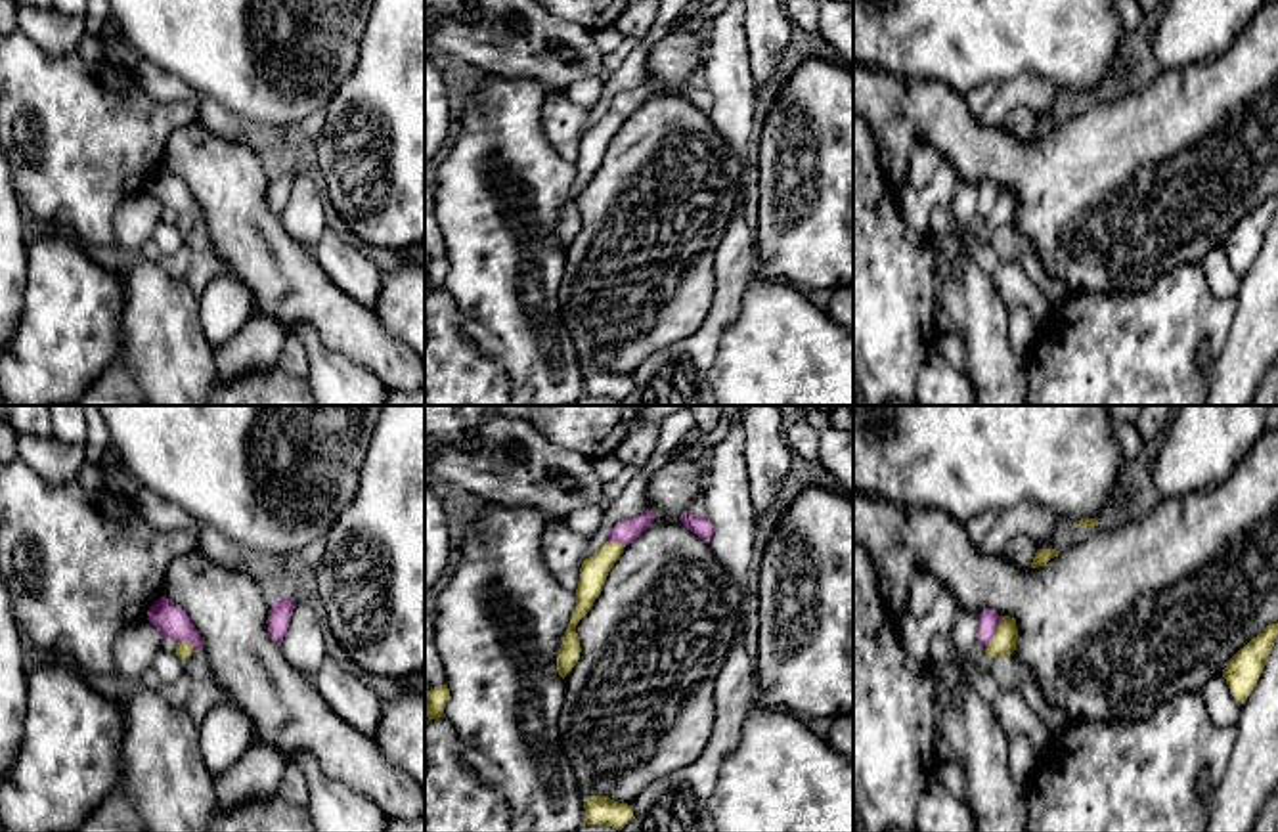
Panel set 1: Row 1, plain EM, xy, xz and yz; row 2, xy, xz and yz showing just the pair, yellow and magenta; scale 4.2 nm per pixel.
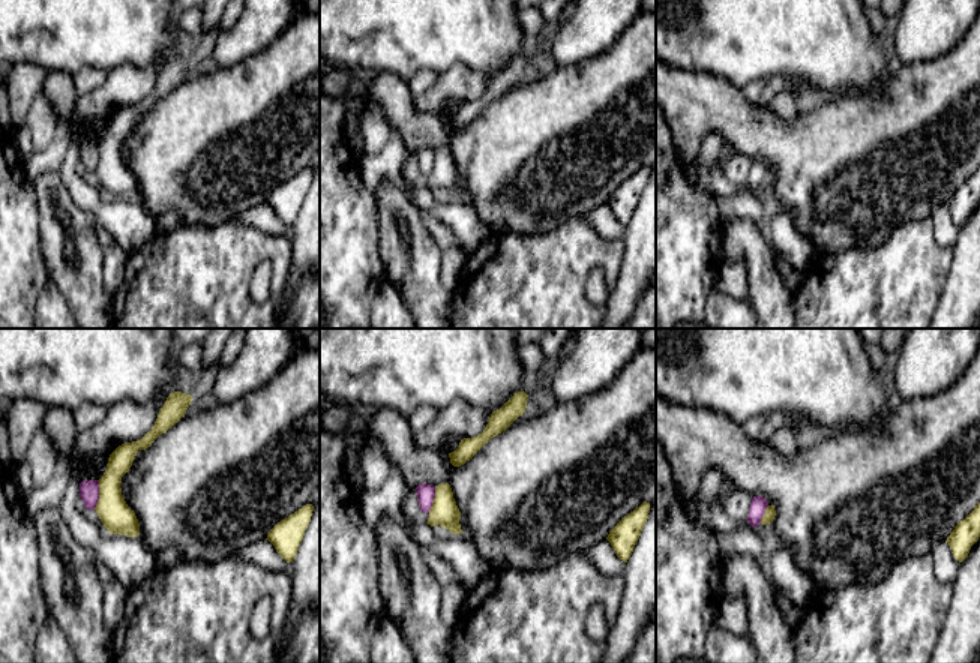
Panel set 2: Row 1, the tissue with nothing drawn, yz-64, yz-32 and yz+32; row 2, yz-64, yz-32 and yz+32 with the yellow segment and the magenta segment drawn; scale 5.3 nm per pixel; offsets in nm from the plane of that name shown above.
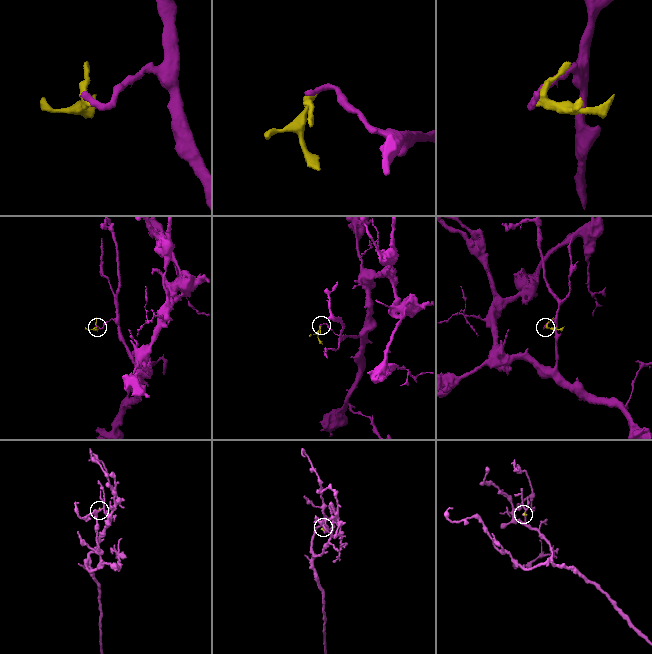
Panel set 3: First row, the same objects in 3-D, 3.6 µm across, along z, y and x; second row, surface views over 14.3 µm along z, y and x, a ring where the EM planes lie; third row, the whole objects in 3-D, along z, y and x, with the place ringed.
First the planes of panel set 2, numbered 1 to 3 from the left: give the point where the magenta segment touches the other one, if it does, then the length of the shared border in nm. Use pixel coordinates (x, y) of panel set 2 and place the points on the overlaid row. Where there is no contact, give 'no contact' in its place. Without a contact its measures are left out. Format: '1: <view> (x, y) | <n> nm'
1: yz-64 (99, 495) | 160 nm
2: yz-32 (434, 500) | 150 nm
3: yz+32 (764, 515) | 110 nm

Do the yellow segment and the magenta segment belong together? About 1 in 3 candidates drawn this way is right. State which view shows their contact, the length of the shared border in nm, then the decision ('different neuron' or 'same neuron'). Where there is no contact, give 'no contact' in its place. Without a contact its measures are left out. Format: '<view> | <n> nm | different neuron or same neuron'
yz | 140 nm | same neuron

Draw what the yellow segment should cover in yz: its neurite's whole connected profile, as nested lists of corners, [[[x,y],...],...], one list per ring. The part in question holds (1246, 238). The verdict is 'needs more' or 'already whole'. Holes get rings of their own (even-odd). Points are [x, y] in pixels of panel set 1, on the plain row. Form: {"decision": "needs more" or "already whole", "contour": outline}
{"decision": "already whole", "contour": [[[1278,195],[1267,197],[1255,210],[1240,220],[1223,241],[1223,249],[1226,251],[1230,266],[1240,275],[1247,272],[1257,251],[1261,249],[1276,208]]]}

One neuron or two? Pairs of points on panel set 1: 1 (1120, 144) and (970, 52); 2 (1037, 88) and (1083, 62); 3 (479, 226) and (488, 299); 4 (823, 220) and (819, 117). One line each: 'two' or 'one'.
1: two
2: two
3: one
4: one

